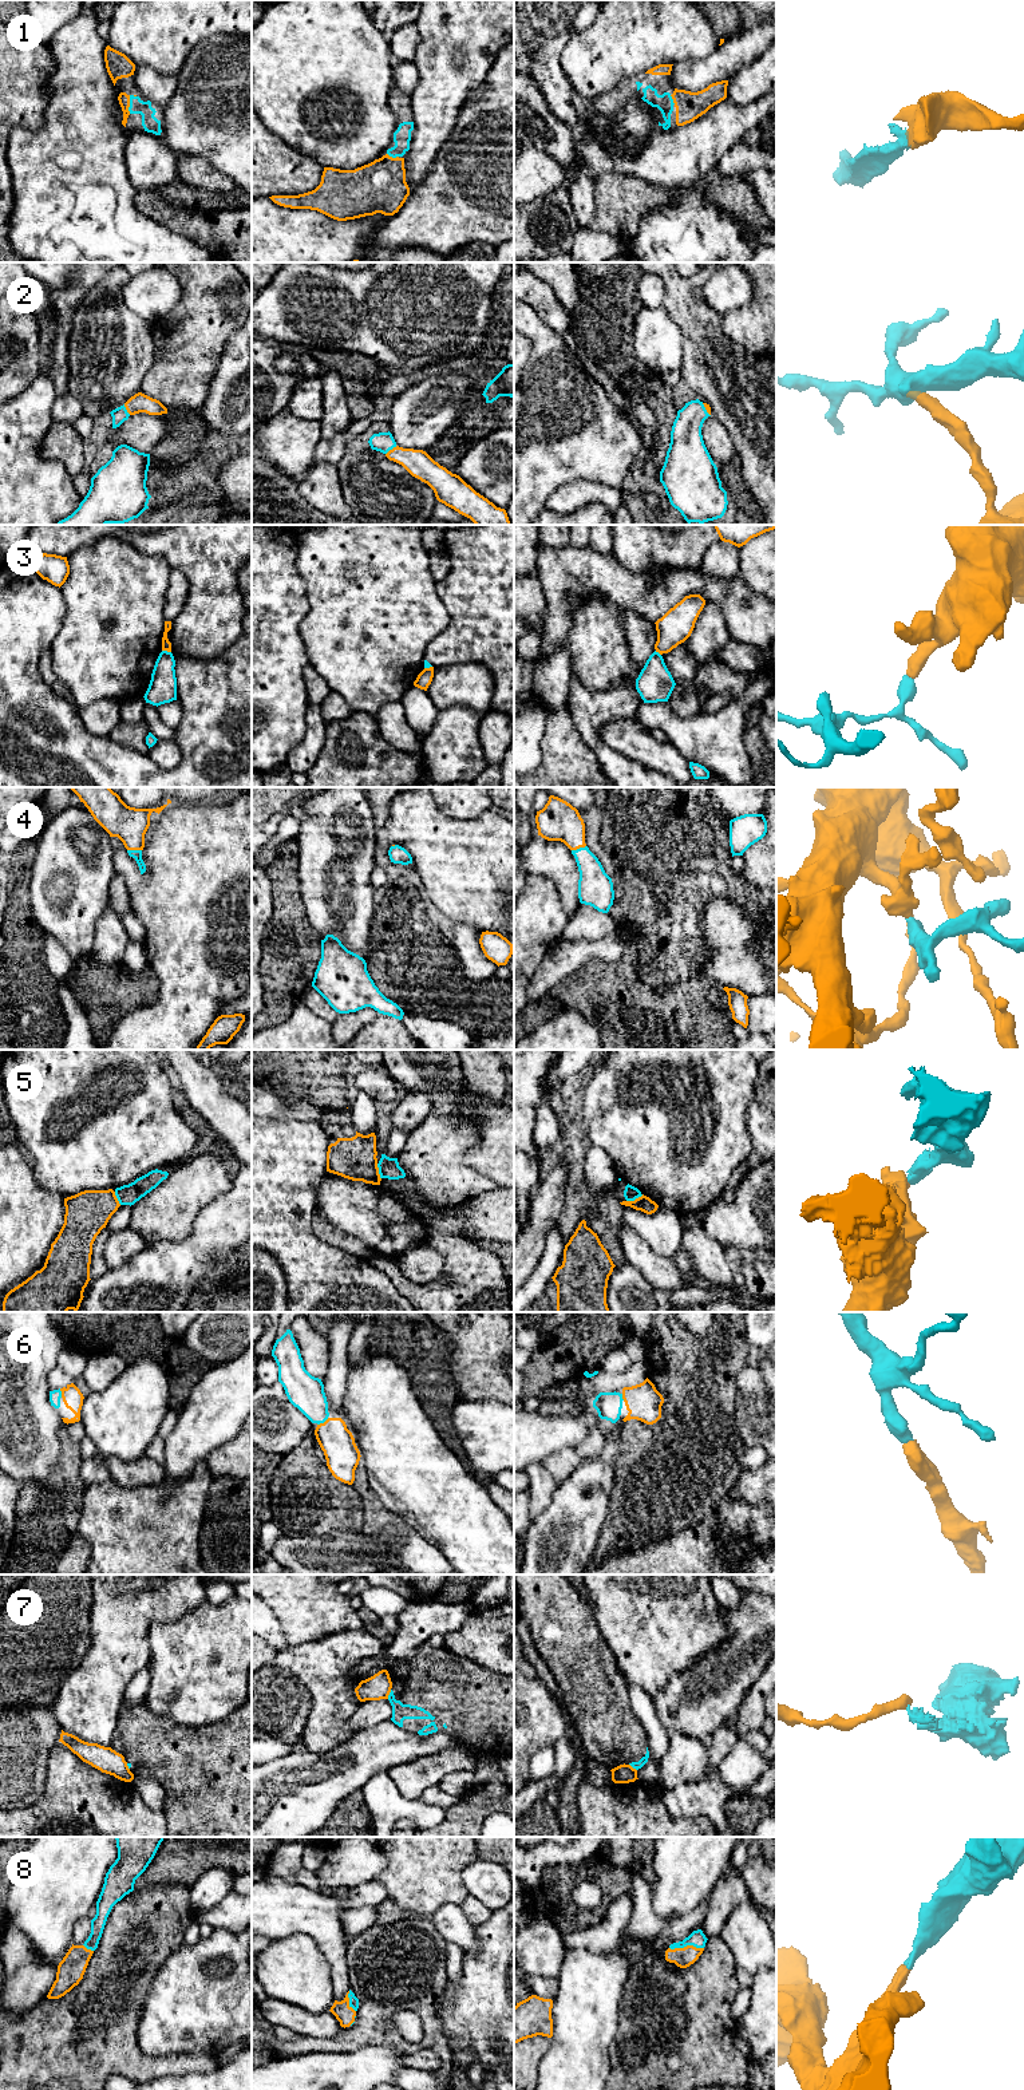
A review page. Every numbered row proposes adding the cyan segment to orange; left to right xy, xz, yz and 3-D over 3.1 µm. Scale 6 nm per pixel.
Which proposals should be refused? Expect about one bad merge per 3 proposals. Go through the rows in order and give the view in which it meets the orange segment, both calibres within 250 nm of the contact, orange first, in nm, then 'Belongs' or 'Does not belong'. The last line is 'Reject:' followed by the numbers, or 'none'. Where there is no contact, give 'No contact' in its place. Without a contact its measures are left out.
1: Touches orange in xy. Thickness 70 nm (orange) against 100 nm. Belongs
2: Touches orange in xz. Thickness 160 nm (orange) against 120 nm. Belongs
3: Touches orange in xy. Thickness 60 nm (orange) against 170 nm. Does not belong
4: Touches orange in xy. Thickness 200 nm (orange) against 60 nm. Belongs
5: Touches orange in yz. Thickness 90 nm (orange) against 90 nm. Belongs
6: Touches orange in xz. Thickness 200 nm (orange) against 220 nm. Belongs
7: Touches orange in xz. Thickness 150 nm (orange) against 100 nm. Does not belong
8: Touches orange in yz. Thickness 120 nm (orange) against 100 nm. Belongs
Reject: 3, 7

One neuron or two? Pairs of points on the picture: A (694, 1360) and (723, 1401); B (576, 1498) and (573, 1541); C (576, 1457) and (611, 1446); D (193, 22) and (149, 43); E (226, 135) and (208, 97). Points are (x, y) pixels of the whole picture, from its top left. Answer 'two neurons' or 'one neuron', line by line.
A: one neuron
B: one neuron
C: two neurons
D: one neuron
E: one neuron

